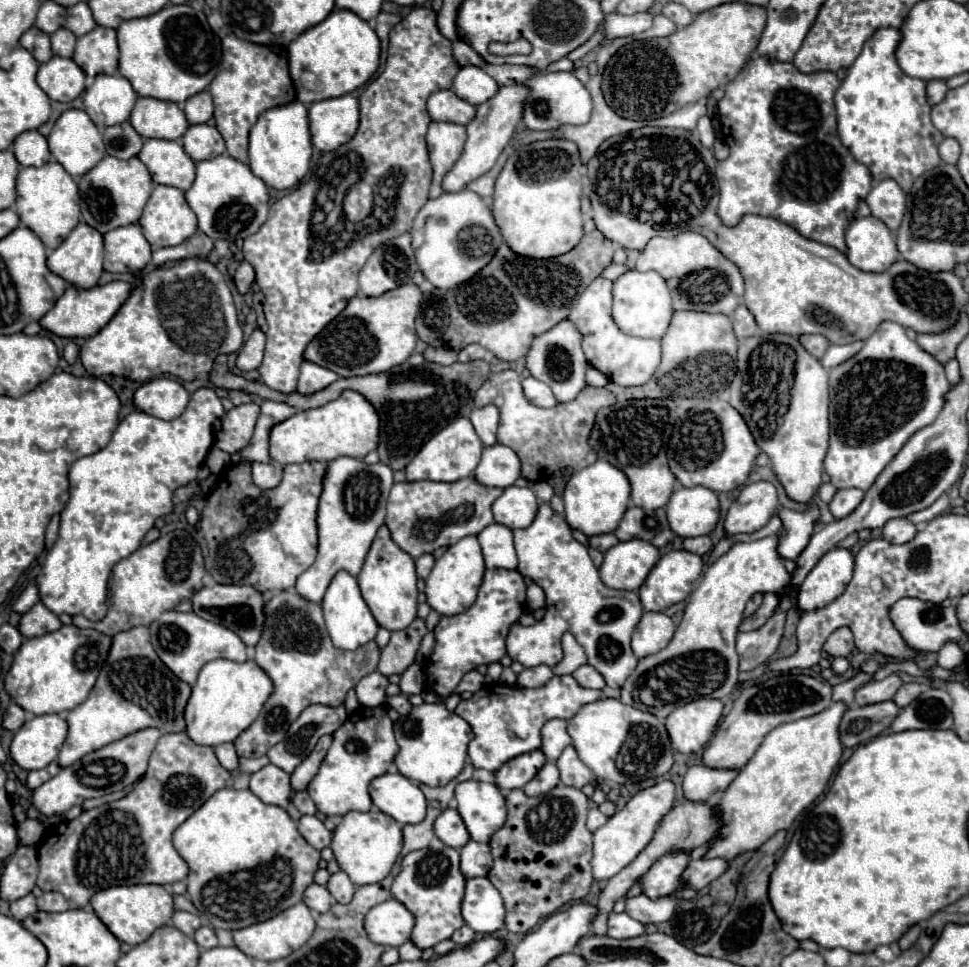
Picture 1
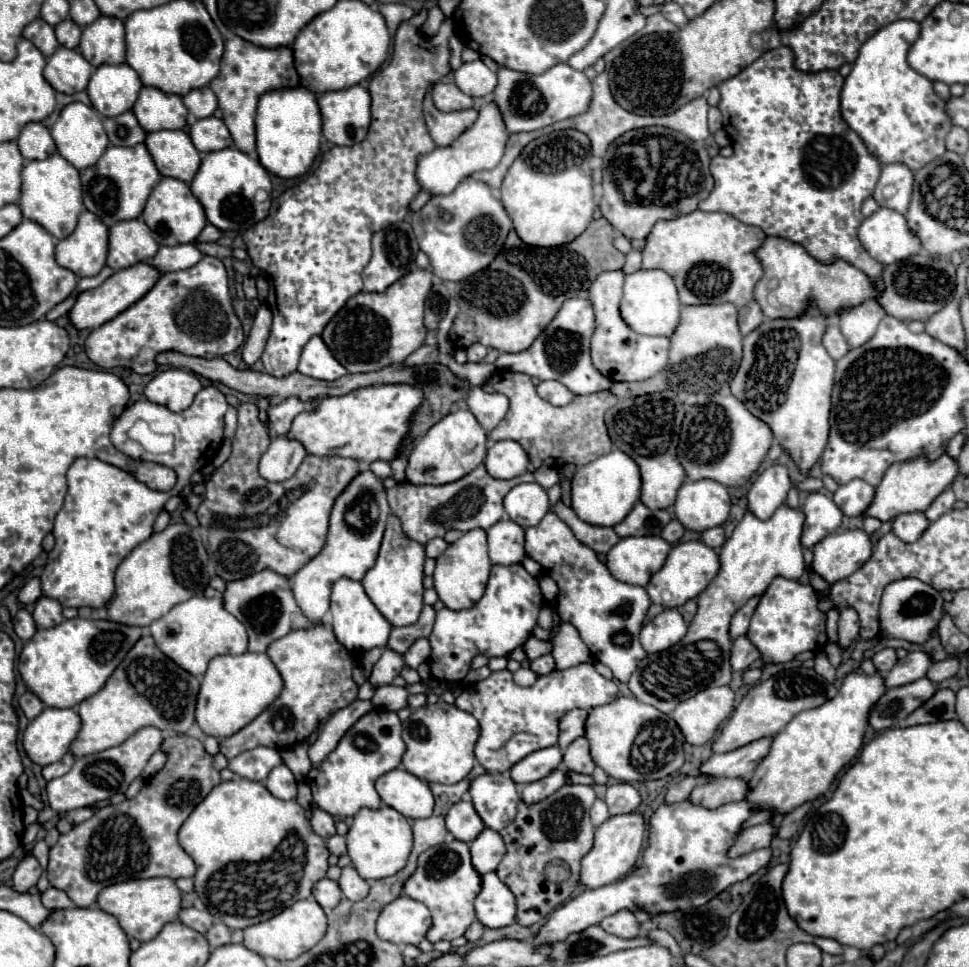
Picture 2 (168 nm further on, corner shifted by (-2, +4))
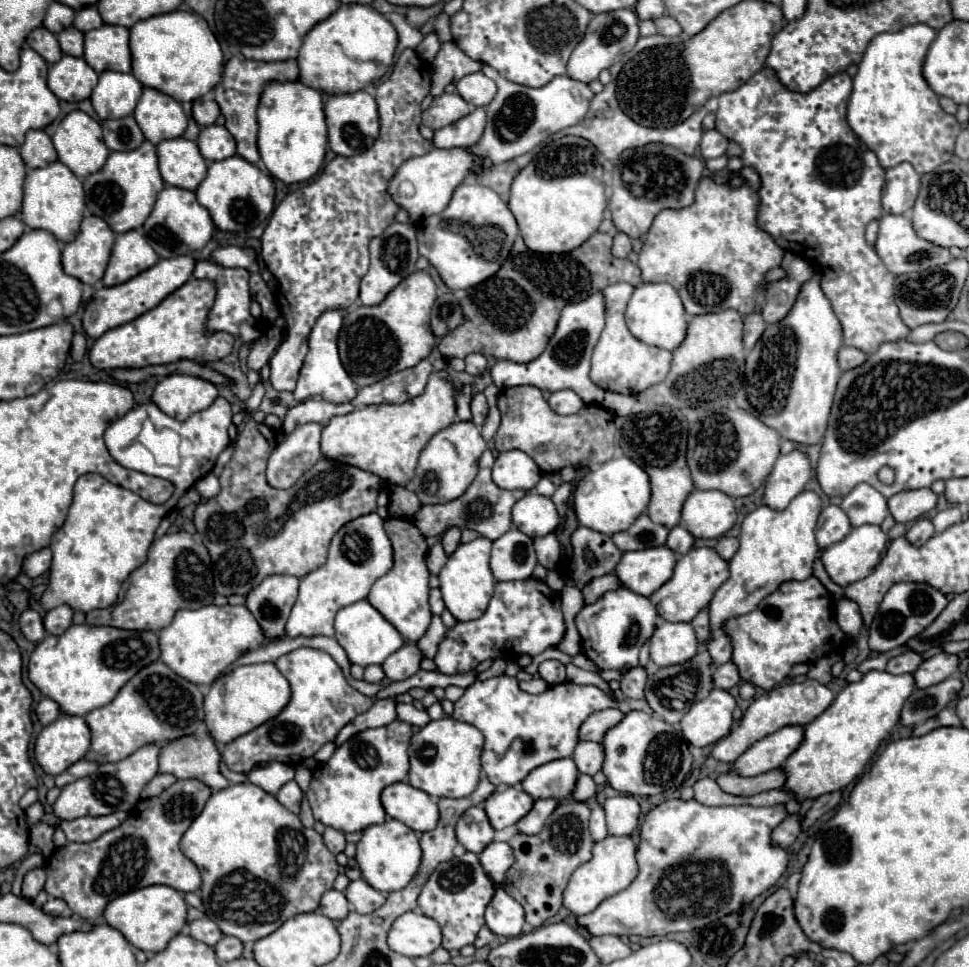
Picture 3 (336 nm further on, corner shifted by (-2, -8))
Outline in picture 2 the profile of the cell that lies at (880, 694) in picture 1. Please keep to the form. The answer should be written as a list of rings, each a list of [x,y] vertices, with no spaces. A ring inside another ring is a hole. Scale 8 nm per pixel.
[[[925,650],[911,652],[905,658],[901,658],[893,670],[889,670],[889,674],[885,676],[885,684],[891,688],[891,686],[903,686],[915,682],[927,674],[931,664],[933,664],[931,652]]]

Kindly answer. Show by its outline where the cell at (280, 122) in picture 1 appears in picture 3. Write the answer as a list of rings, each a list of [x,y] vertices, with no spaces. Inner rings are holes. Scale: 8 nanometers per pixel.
[[[271,82],[261,94],[257,122],[259,154],[273,178],[285,184],[299,184],[319,172],[327,146],[327,124],[321,92],[307,88],[301,82]]]

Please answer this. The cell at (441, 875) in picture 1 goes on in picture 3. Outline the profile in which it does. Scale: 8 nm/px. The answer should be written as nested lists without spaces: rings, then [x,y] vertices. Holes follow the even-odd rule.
[[[465,852],[461,858],[443,862],[433,870],[433,874],[429,876],[427,884],[423,886],[417,898],[417,904],[425,916],[433,918],[441,926],[443,932],[441,946],[445,950],[459,950],[467,944],[473,944],[477,932],[485,926],[483,912],[493,894],[495,894],[495,884],[483,872],[477,854]]]

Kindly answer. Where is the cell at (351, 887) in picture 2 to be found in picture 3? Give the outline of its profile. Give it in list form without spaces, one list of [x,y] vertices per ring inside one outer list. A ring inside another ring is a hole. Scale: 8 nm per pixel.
[[[363,878],[351,882],[345,890],[345,896],[353,906],[353,910],[359,914],[371,914],[385,902],[385,894],[371,888]]]

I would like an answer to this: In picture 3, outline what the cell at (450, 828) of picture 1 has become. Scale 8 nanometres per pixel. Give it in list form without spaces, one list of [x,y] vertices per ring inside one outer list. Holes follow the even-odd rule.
[[[473,806],[457,820],[455,834],[457,834],[457,842],[465,850],[479,854],[487,844],[493,842],[495,830],[491,828],[483,806]]]

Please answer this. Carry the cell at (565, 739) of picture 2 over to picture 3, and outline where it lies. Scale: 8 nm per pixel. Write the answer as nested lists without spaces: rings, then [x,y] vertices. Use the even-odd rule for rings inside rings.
[[[609,708],[609,710],[601,710],[591,714],[579,728],[579,740],[589,740],[589,742],[601,742],[603,734],[613,728],[615,724],[619,724],[623,718],[623,712],[619,712],[617,708]]]

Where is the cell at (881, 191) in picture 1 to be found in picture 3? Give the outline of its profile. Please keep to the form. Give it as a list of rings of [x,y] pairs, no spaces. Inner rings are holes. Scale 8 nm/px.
[[[903,162],[895,168],[885,170],[885,188],[883,188],[883,212],[903,216],[915,204],[917,192],[921,186],[921,176],[913,170],[909,162]]]

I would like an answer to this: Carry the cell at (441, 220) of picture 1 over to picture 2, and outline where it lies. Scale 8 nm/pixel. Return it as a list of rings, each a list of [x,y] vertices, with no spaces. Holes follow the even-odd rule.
[[[465,178],[447,196],[433,196],[419,212],[411,216],[419,248],[429,256],[431,270],[437,278],[449,282],[465,280],[467,276],[487,268],[501,252],[513,222],[501,200],[491,194],[491,188],[475,178]]]

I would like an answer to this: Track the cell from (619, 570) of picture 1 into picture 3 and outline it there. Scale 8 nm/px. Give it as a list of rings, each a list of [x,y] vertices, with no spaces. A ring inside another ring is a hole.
[[[667,546],[625,552],[615,568],[615,574],[631,592],[651,596],[673,576],[675,562],[677,556]]]

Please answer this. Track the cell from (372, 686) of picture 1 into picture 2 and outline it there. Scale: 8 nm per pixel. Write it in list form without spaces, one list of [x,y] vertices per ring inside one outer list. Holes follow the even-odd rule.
[[[383,648],[383,654],[381,658],[377,660],[371,676],[369,676],[369,682],[373,686],[385,686],[385,684],[391,684],[395,676],[401,674],[405,666],[405,660],[403,660],[403,654],[401,652],[395,652],[391,648]]]

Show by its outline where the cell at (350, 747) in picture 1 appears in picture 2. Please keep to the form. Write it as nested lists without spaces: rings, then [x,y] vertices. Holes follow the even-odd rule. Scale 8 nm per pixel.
[[[383,708],[371,710],[345,732],[337,748],[319,766],[309,770],[307,784],[313,792],[313,802],[335,818],[355,816],[361,808],[377,810],[381,806],[381,798],[375,790],[375,780],[381,774],[397,768],[403,754],[405,742],[401,738],[399,716]]]

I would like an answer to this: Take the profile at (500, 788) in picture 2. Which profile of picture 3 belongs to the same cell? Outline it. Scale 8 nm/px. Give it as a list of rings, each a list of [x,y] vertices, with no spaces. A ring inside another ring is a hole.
[[[501,788],[495,790],[485,802],[485,814],[495,830],[503,830],[515,826],[533,806],[533,798],[521,788]]]

